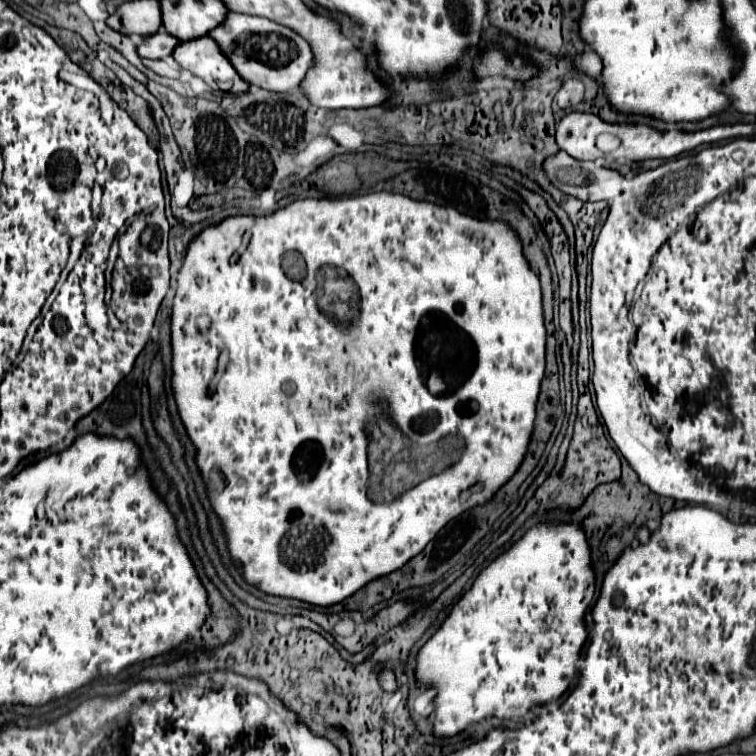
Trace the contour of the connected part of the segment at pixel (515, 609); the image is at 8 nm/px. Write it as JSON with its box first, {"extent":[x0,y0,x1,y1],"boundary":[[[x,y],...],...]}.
{"extent":[418,523,594,737],"boundary":[[[574,523],[536,525],[510,551],[492,561],[418,653],[418,687],[436,689],[434,733],[450,737],[488,715],[526,715],[532,705],[558,699],[578,669],[580,649],[588,637],[584,615],[592,599],[594,571],[590,567],[590,549],[586,549],[582,529]]]}

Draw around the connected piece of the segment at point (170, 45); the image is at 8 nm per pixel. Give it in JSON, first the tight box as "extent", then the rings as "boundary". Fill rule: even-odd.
{"extent":[138,29,180,59],"boundary":[[[164,29],[160,33],[156,33],[154,37],[148,37],[146,41],[148,41],[146,45],[138,47],[138,53],[140,53],[140,57],[148,57],[148,59],[162,59],[162,57],[172,55],[176,45],[180,43],[176,37],[172,37]]]}

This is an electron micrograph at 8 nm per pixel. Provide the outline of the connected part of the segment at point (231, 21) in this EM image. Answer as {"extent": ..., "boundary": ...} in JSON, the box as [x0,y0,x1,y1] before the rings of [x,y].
{"extent":[212,13,314,93],"boundary":[[[230,13],[230,17],[226,17],[226,21],[218,25],[218,29],[214,29],[212,37],[218,41],[226,57],[230,57],[240,77],[256,87],[278,93],[298,89],[306,73],[314,67],[314,53],[310,49],[310,43],[290,27],[278,25],[266,17]]]}

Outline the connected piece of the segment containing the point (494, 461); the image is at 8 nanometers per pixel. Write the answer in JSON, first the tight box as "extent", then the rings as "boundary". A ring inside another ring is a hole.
{"extent":[170,191,546,607],"boundary":[[[378,191],[378,193],[368,193],[368,195],[358,195],[358,197],[324,197],[324,199],[318,199],[318,197],[306,197],[306,199],[296,199],[296,201],[292,201],[292,203],[288,203],[288,205],[286,205],[286,207],[282,207],[282,209],[278,209],[278,211],[274,211],[274,213],[270,213],[270,215],[258,215],[258,217],[252,217],[252,215],[236,215],[236,217],[226,217],[226,219],[224,219],[224,221],[220,221],[220,223],[218,223],[218,225],[214,225],[214,227],[206,227],[206,229],[202,229],[202,231],[200,231],[200,235],[198,235],[198,237],[196,237],[196,239],[194,239],[194,241],[190,241],[190,245],[188,245],[188,249],[186,249],[186,255],[184,255],[184,261],[182,261],[182,267],[180,267],[180,271],[178,271],[178,285],[176,285],[176,295],[174,295],[174,307],[172,307],[172,317],[170,317],[170,341],[172,341],[172,379],[170,379],[170,385],[172,385],[172,393],[174,393],[174,401],[176,401],[176,409],[178,409],[178,415],[180,415],[180,421],[182,421],[182,425],[184,425],[184,429],[186,429],[186,435],[188,435],[188,439],[190,439],[190,441],[192,441],[192,445],[194,445],[194,449],[196,449],[196,465],[198,465],[198,469],[200,469],[200,473],[202,473],[202,477],[204,477],[204,479],[206,479],[206,477],[212,477],[212,467],[214,467],[214,469],[216,469],[216,473],[218,473],[218,477],[220,477],[220,479],[218,479],[218,487],[220,487],[220,489],[218,489],[218,487],[216,487],[216,489],[214,489],[214,491],[212,491],[212,489],[210,489],[210,501],[212,501],[212,509],[214,509],[214,513],[216,513],[216,515],[218,515],[218,517],[220,517],[220,525],[222,525],[222,531],[224,531],[224,535],[226,535],[226,545],[228,545],[228,551],[230,551],[230,557],[232,557],[232,559],[234,559],[234,561],[236,561],[236,563],[240,563],[240,567],[242,567],[242,575],[244,575],[244,579],[246,579],[246,583],[250,583],[250,585],[254,585],[254,587],[258,587],[258,589],[260,589],[260,591],[262,591],[262,593],[266,593],[266,595],[274,595],[274,597],[284,597],[284,599],[298,599],[298,601],[304,601],[304,603],[310,603],[310,605],[316,605],[316,607],[332,607],[332,605],[336,605],[336,603],[342,603],[342,601],[344,601],[344,599],[346,599],[346,597],[352,597],[352,595],[354,595],[354,593],[356,593],[356,591],[358,591],[358,589],[362,589],[362,587],[364,587],[364,585],[366,585],[366,583],[370,583],[370,581],[372,581],[372,579],[378,579],[378,577],[384,577],[384,575],[390,575],[390,573],[394,573],[394,571],[398,571],[398,569],[402,569],[402,565],[406,565],[406,563],[408,563],[408,561],[410,561],[410,559],[412,559],[412,557],[416,557],[416,555],[418,555],[418,553],[420,553],[420,551],[422,551],[422,549],[424,549],[424,547],[426,547],[426,545],[428,545],[428,543],[430,543],[430,541],[432,541],[432,539],[434,539],[434,537],[436,537],[436,533],[438,533],[438,531],[440,531],[440,529],[442,529],[442,527],[444,527],[444,525],[446,525],[446,523],[448,523],[448,521],[452,521],[452,519],[456,519],[456,517],[458,517],[458,515],[462,515],[462,513],[464,513],[464,511],[468,511],[468,509],[472,509],[472,507],[476,507],[476,505],[484,505],[484,503],[488,503],[488,501],[490,501],[490,499],[492,499],[492,497],[494,497],[494,495],[496,495],[496,493],[498,493],[498,489],[500,489],[500,487],[504,487],[504,485],[506,485],[506,483],[508,483],[508,481],[510,481],[510,479],[512,479],[512,477],[514,477],[514,473],[516,473],[516,471],[518,471],[518,469],[520,469],[520,465],[522,465],[522,461],[524,461],[524,457],[526,457],[526,451],[528,451],[528,445],[530,445],[530,437],[532,437],[532,431],[534,431],[534,427],[532,427],[532,425],[526,425],[526,421],[530,421],[530,413],[536,413],[536,403],[538,403],[538,395],[540,395],[540,383],[542,383],[542,377],[544,377],[544,371],[546,371],[546,327],[544,327],[544,313],[542,313],[542,289],[540,289],[540,279],[538,279],[538,275],[536,275],[536,273],[534,273],[534,271],[532,271],[532,269],[530,269],[530,263],[528,263],[528,259],[526,259],[526,257],[524,257],[524,253],[522,253],[522,241],[520,241],[520,237],[518,237],[518,233],[516,233],[516,229],[510,229],[510,225],[508,225],[508,223],[506,223],[506,221],[502,221],[502,219],[476,219],[476,217],[470,217],[470,215],[464,215],[464,213],[458,213],[458,211],[456,211],[456,209],[454,209],[454,207],[448,207],[448,205],[438,205],[438,203],[430,203],[430,201],[418,201],[418,199],[412,199],[412,197],[406,197],[406,195],[398,195],[398,193],[388,193],[388,191]],[[286,249],[298,249],[298,251],[300,251],[300,253],[302,253],[302,257],[306,257],[306,265],[310,265],[310,269],[306,269],[306,277],[304,277],[304,279],[302,279],[302,281],[294,281],[294,279],[290,279],[290,277],[286,277],[286,269],[282,269],[282,265],[278,265],[278,261],[280,261],[280,259],[282,259],[282,253],[286,253]],[[322,265],[336,265],[336,267],[344,267],[344,269],[346,269],[346,271],[348,271],[348,275],[350,275],[350,277],[352,277],[352,279],[354,279],[354,283],[356,283],[356,285],[358,285],[358,291],[360,291],[360,309],[358,309],[358,315],[356,315],[356,318],[355,318],[355,319],[354,319],[354,320],[353,320],[353,322],[352,322],[352,325],[351,325],[351,326],[350,326],[350,328],[348,328],[348,329],[343,329],[343,328],[342,328],[342,327],[341,327],[341,326],[340,326],[340,325],[339,325],[339,324],[338,324],[338,325],[336,325],[336,323],[334,323],[334,321],[330,321],[330,319],[328,319],[328,317],[326,317],[326,315],[322,315],[322,313],[320,313],[320,305],[318,305],[318,287],[320,287],[320,285],[332,285],[332,283],[336,283],[336,281],[338,281],[338,269],[320,269],[320,267],[322,267]],[[220,313],[224,313],[224,315],[226,315],[226,319],[228,319],[228,321],[224,321],[224,323],[220,323]],[[422,317],[430,317],[430,323],[428,323],[428,325],[424,325],[424,323],[422,323]],[[434,371],[440,371],[440,373],[442,373],[442,375],[448,375],[448,373],[452,373],[452,375],[454,375],[454,377],[456,377],[456,379],[467,379],[467,380],[466,380],[466,381],[465,381],[465,382],[464,382],[464,383],[463,383],[463,384],[461,384],[461,385],[460,385],[460,386],[458,386],[458,387],[457,387],[457,388],[456,388],[456,389],[448,389],[448,391],[446,391],[446,405],[466,405],[466,402],[467,402],[467,405],[466,405],[466,409],[474,409],[474,433],[470,433],[470,437],[466,437],[466,433],[458,433],[458,435],[460,435],[460,437],[462,437],[462,439],[464,439],[464,451],[462,451],[462,455],[460,455],[460,461],[458,461],[458,463],[454,463],[454,465],[452,465],[452,467],[448,467],[448,469],[446,469],[446,471],[442,471],[442,473],[440,473],[440,475],[434,475],[434,477],[430,477],[430,479],[426,479],[426,481],[422,481],[422,483],[420,483],[420,485],[416,485],[416,487],[414,487],[414,489],[410,489],[410,491],[406,491],[406,493],[404,493],[404,495],[400,495],[400,497],[398,497],[398,499],[394,499],[394,501],[392,501],[392,503],[388,503],[388,505],[376,505],[376,503],[372,503],[372,501],[370,501],[370,499],[368,499],[368,496],[367,496],[367,482],[368,482],[368,479],[369,479],[369,470],[368,470],[368,458],[367,458],[367,452],[366,452],[366,450],[367,450],[367,447],[368,447],[368,435],[367,435],[367,432],[366,432],[366,423],[367,423],[367,421],[368,421],[368,419],[369,419],[369,418],[370,418],[370,417],[371,417],[371,416],[372,416],[372,415],[373,415],[373,412],[367,412],[367,410],[361,410],[361,406],[362,406],[362,403],[364,403],[364,402],[365,402],[365,401],[366,401],[366,399],[368,399],[368,397],[370,397],[370,395],[377,395],[377,397],[378,397],[378,398],[379,398],[379,399],[380,399],[380,405],[381,405],[381,407],[384,407],[384,408],[387,408],[387,409],[388,409],[388,411],[389,411],[389,414],[390,414],[390,415],[391,415],[391,418],[392,418],[392,413],[390,413],[390,401],[398,401],[398,393],[402,393],[402,389],[406,389],[406,385],[418,385],[418,377],[428,377],[428,375],[430,375],[430,373],[434,373]],[[304,475],[308,475],[308,477],[310,477],[310,479],[308,479],[308,481],[306,481],[306,479],[304,479]],[[306,521],[314,521],[314,525],[318,525],[318,533],[322,533],[322,537],[326,537],[326,539],[322,539],[322,541],[320,541],[320,543],[316,543],[316,545],[312,545],[312,547],[316,547],[316,549],[314,549],[314,551],[320,551],[320,553],[310,553],[310,551],[312,551],[312,549],[310,549],[310,545],[308,545],[308,547],[306,547],[306,545],[304,545],[304,547],[302,547],[302,543],[300,543],[300,539],[290,539],[290,537],[288,537],[288,535],[286,535],[286,537],[282,537],[282,533],[286,533],[286,529],[288,529],[288,533],[290,533],[290,531],[292,531],[292,529],[296,529],[296,527],[294,527],[294,525],[306,525]]]}

